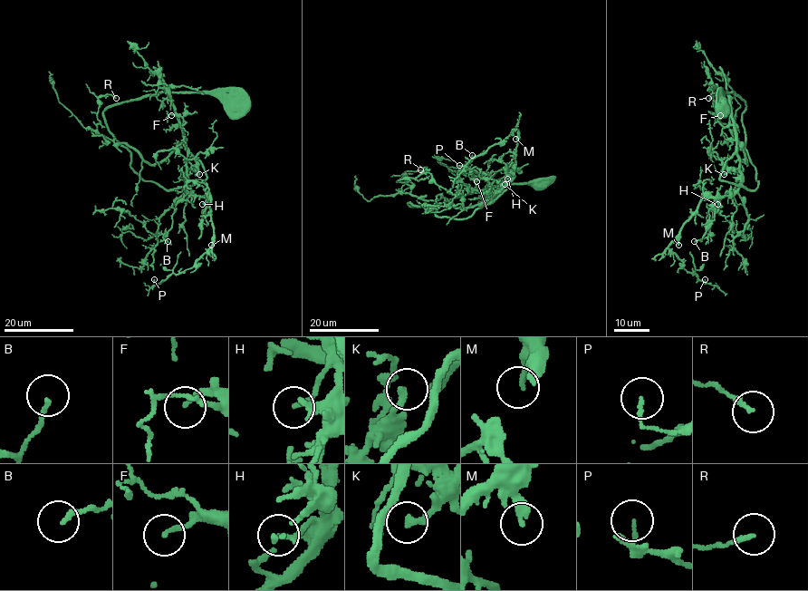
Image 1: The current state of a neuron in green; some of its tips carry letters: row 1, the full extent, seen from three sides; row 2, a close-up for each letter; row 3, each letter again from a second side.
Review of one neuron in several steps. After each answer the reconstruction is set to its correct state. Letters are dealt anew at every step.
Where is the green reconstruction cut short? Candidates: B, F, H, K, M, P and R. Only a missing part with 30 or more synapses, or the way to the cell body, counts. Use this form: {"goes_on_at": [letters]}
{"goes_on_at": []}

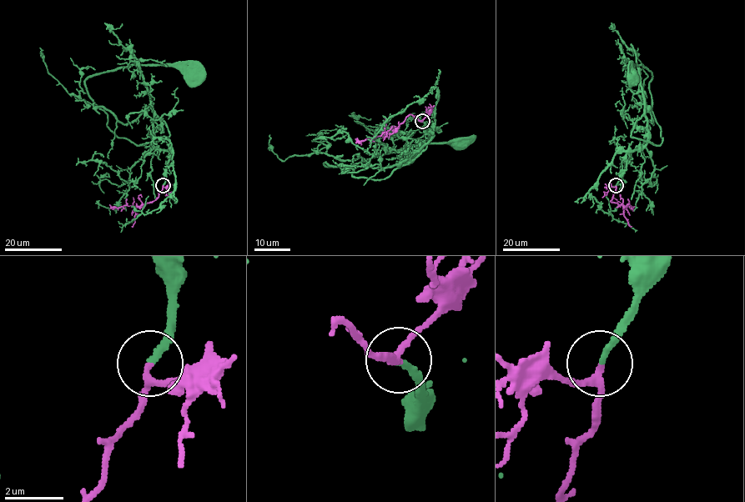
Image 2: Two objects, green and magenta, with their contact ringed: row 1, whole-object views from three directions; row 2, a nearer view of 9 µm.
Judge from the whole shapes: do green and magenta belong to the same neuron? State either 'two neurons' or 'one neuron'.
one neuron

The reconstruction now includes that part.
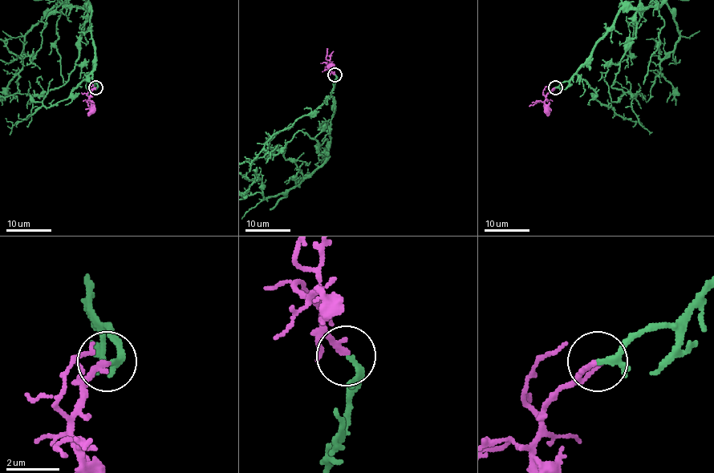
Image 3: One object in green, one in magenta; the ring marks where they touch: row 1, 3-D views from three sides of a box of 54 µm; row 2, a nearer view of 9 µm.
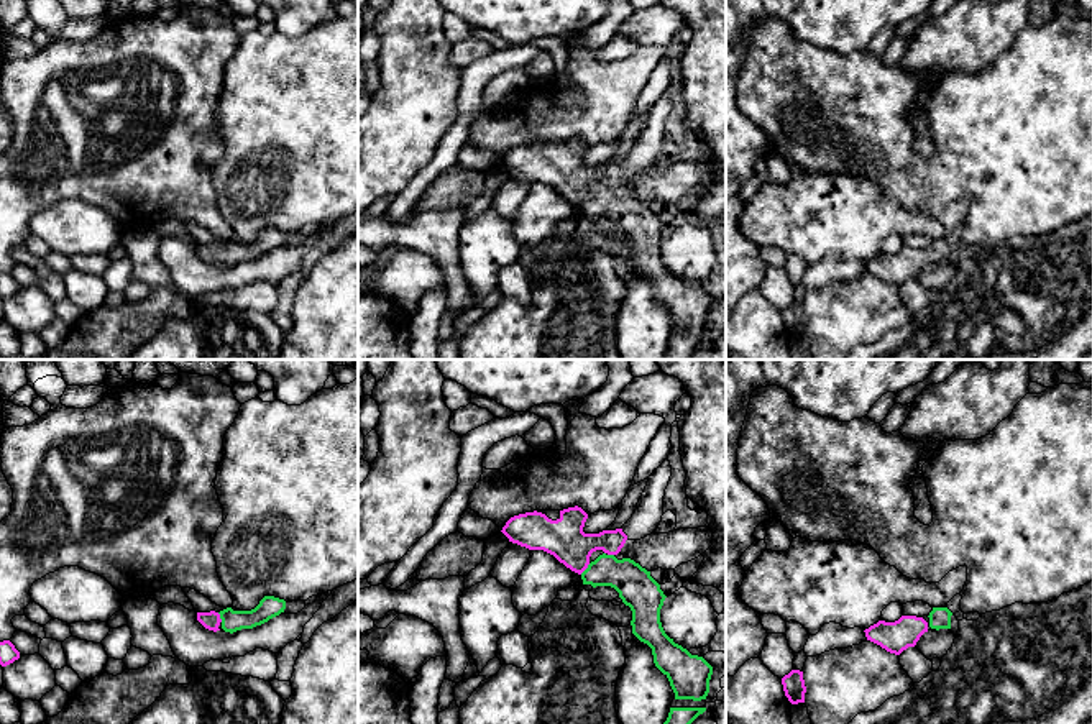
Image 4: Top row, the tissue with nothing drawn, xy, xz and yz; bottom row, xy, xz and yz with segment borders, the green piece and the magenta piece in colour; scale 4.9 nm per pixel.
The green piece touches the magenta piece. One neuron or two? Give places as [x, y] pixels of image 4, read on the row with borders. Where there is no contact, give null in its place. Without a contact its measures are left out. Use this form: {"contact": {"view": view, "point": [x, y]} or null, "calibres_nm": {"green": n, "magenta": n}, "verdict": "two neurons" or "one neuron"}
{"contact": {"view": "xz", "point": [587, 568]}, "calibres_nm": {"green": 180, "magenta": 200}, "verdict": "one neuron"}

